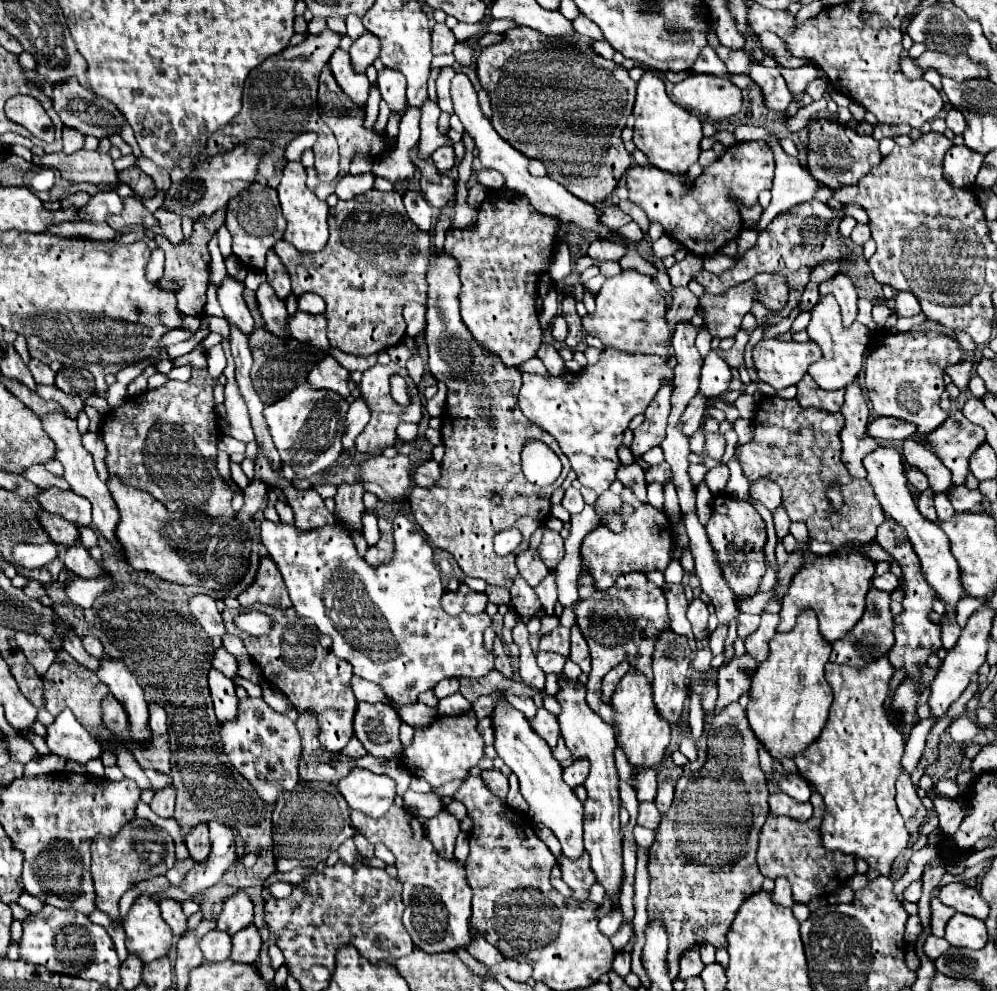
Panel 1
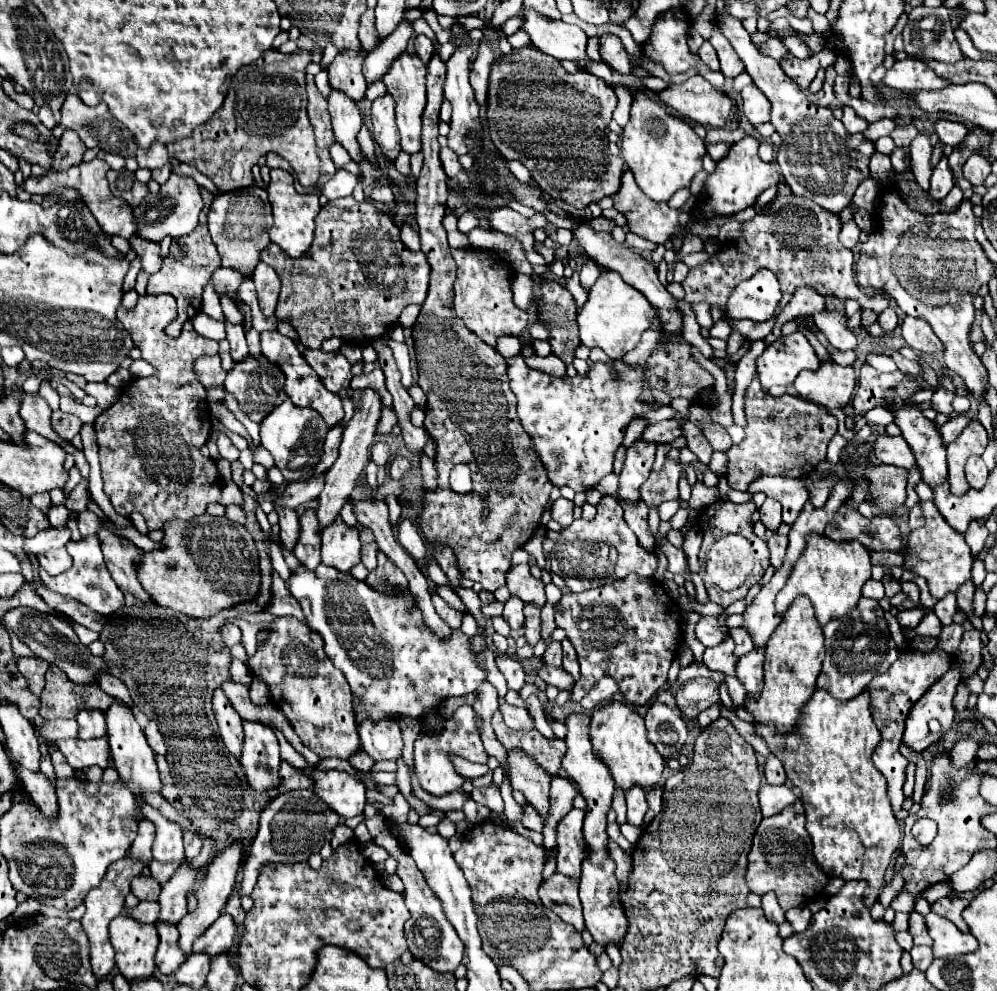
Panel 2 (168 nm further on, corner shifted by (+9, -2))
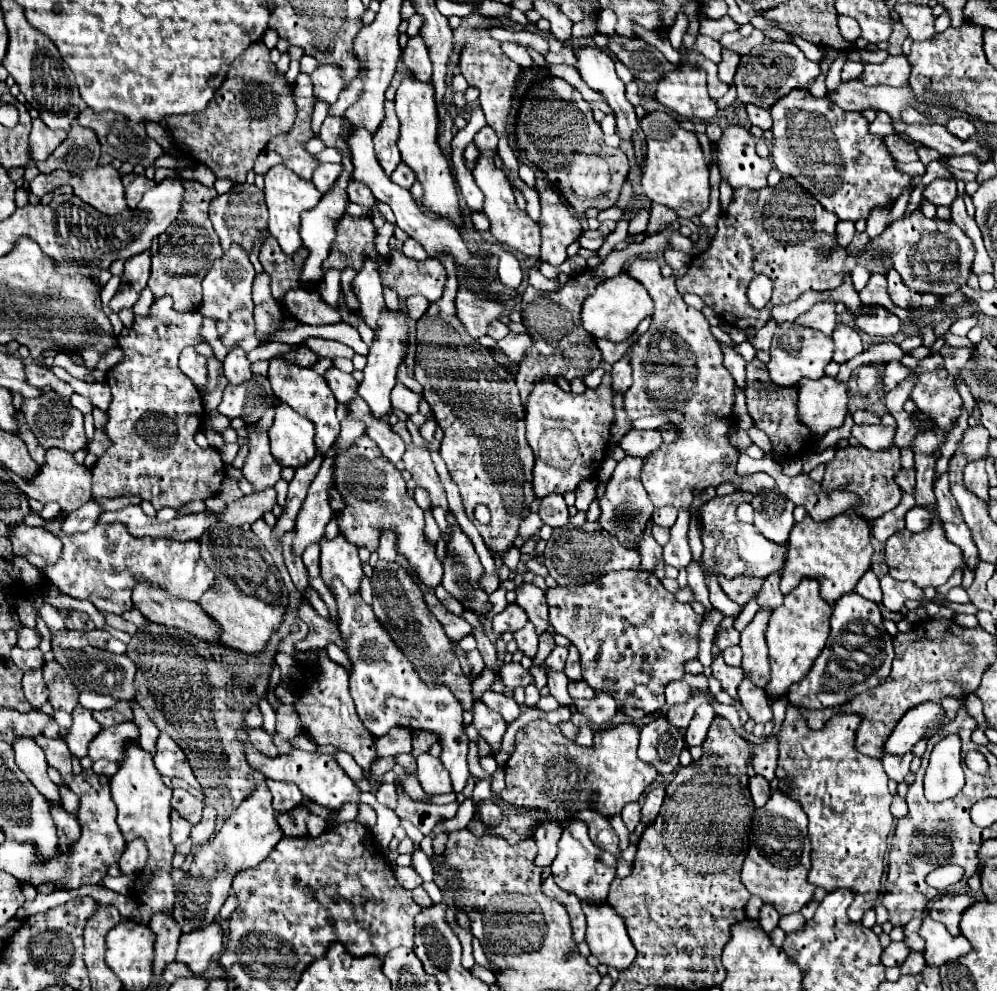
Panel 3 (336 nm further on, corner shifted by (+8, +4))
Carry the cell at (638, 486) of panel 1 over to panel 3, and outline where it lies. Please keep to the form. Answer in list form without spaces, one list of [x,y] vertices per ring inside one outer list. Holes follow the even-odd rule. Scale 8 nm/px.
[[[648,521],[648,531],[644,531],[644,535],[640,535],[640,547],[638,549],[642,555],[640,569],[642,571],[654,571],[654,565],[662,559],[662,547],[652,537],[652,521]]]

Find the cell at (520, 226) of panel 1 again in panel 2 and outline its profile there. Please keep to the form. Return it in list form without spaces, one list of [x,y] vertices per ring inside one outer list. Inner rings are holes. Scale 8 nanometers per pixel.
[[[455,249],[453,259],[457,263],[455,281],[455,313],[457,317],[487,345],[495,347],[501,335],[521,335],[527,329],[527,313],[513,303],[511,277],[513,267],[507,261],[491,261],[491,251],[479,249]]]

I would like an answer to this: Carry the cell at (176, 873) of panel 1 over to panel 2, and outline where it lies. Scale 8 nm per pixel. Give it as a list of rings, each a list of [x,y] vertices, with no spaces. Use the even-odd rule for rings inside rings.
[[[145,805],[143,813],[155,825],[155,843],[153,843],[153,857],[161,863],[167,861],[183,861],[183,829],[175,823],[165,819],[157,809]]]

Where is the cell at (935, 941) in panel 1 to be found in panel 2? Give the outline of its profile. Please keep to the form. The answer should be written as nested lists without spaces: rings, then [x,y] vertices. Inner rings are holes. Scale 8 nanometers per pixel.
[[[913,947],[911,949],[911,961],[913,961],[913,967],[919,969],[919,971],[925,971],[933,957],[931,957],[931,947]]]

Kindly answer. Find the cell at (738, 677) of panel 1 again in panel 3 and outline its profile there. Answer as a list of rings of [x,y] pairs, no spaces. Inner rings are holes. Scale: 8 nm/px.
[[[700,705],[686,729],[686,745],[688,747],[694,747],[694,745],[702,745],[704,739],[706,739],[706,733],[708,733],[708,727],[712,723],[712,719],[716,717],[712,705]]]

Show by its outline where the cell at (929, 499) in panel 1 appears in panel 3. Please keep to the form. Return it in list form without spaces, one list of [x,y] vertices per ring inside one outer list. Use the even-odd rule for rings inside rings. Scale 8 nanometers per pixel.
[[[912,507],[906,513],[906,529],[908,531],[924,531],[930,523],[930,513],[924,507]]]

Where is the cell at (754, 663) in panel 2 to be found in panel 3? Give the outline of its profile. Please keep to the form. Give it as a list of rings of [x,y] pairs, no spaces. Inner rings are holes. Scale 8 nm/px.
[[[744,675],[744,681],[738,687],[738,701],[756,723],[766,723],[772,719],[772,711],[768,707],[768,697],[764,689],[756,687],[752,679],[748,679],[748,675]]]

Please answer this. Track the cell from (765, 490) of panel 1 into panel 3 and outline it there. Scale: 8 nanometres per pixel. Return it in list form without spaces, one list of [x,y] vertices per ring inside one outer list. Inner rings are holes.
[[[774,489],[762,495],[754,495],[752,505],[756,509],[756,515],[754,515],[756,529],[766,539],[778,545],[784,545],[794,525],[794,517],[792,517],[794,503],[788,497],[784,497],[784,493]]]

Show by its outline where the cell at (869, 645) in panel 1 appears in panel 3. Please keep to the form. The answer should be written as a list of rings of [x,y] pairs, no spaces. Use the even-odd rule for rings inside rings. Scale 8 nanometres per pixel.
[[[848,593],[842,595],[832,609],[830,617],[830,637],[816,659],[816,665],[810,673],[790,687],[788,701],[806,709],[826,709],[838,707],[854,699],[854,695],[864,693],[876,687],[882,679],[890,675],[890,667],[894,661],[894,645],[892,635],[884,629],[884,619],[876,603],[868,603],[868,599]]]

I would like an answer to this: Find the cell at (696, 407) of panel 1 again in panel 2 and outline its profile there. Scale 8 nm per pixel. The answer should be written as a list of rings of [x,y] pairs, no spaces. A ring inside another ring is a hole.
[[[667,419],[667,421],[661,421],[661,423],[655,423],[655,425],[647,425],[645,431],[641,433],[641,439],[645,443],[671,443],[673,439],[681,437],[681,427],[677,421],[673,419]]]

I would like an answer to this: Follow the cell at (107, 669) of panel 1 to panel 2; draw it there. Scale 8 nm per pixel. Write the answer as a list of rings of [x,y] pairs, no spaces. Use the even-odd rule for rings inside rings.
[[[115,703],[111,705],[111,709],[105,713],[107,717],[107,729],[109,729],[109,743],[111,743],[111,761],[119,773],[119,781],[135,795],[135,813],[133,817],[137,821],[143,821],[145,815],[141,811],[141,807],[145,805],[143,795],[145,793],[161,793],[163,783],[159,781],[159,771],[157,771],[157,763],[155,763],[155,753],[153,749],[147,745],[147,739],[139,727],[139,723],[135,721],[133,713],[127,713],[127,709],[123,709],[123,705]]]

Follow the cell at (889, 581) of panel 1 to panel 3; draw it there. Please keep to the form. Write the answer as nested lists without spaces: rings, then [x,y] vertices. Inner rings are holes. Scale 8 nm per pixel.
[[[868,571],[860,583],[856,585],[856,593],[874,601],[874,603],[880,603],[882,601],[882,591],[880,591],[880,583],[878,583],[878,577],[874,575],[874,571]]]

